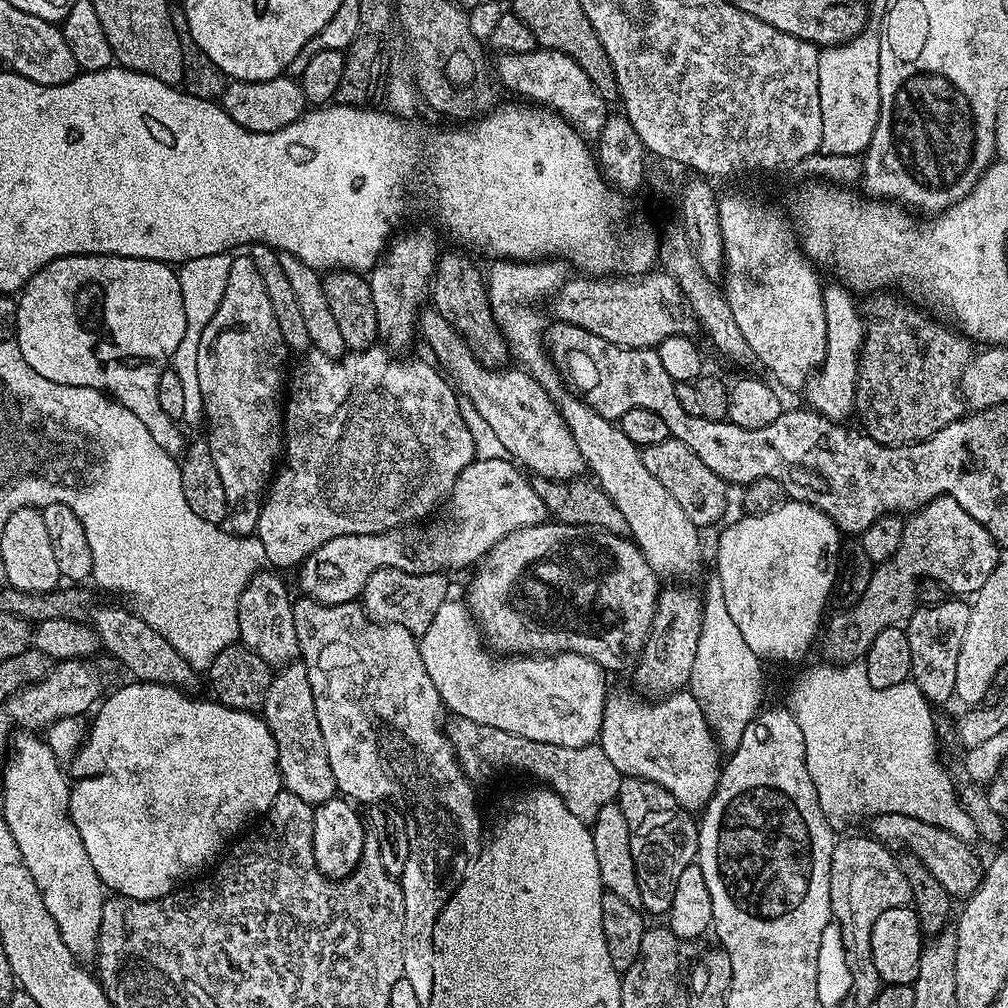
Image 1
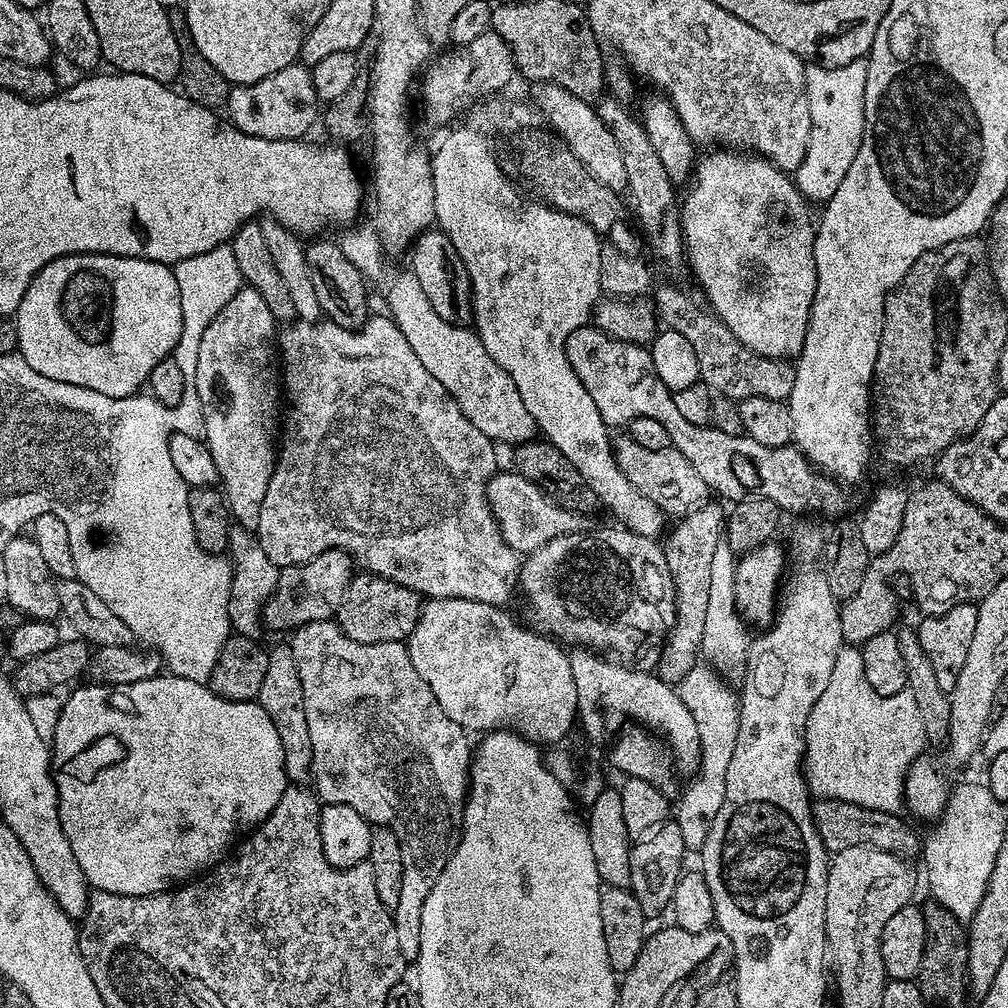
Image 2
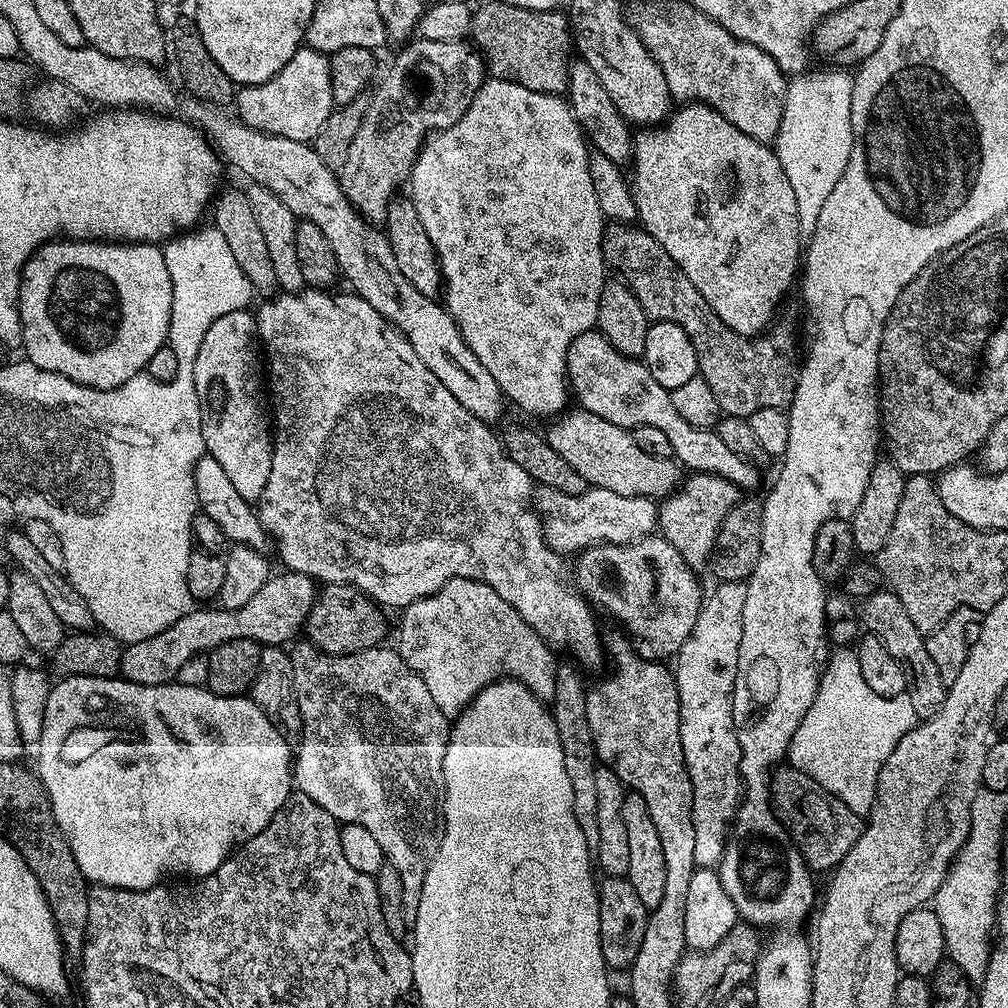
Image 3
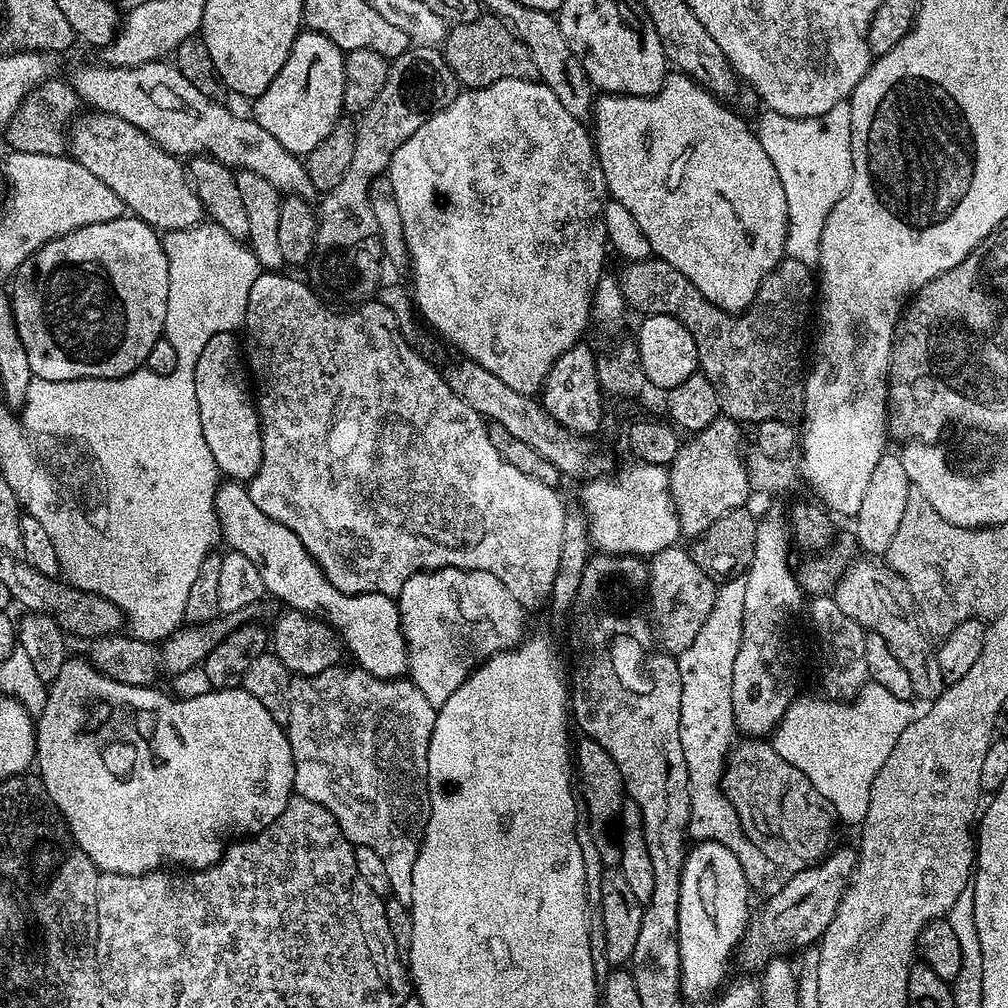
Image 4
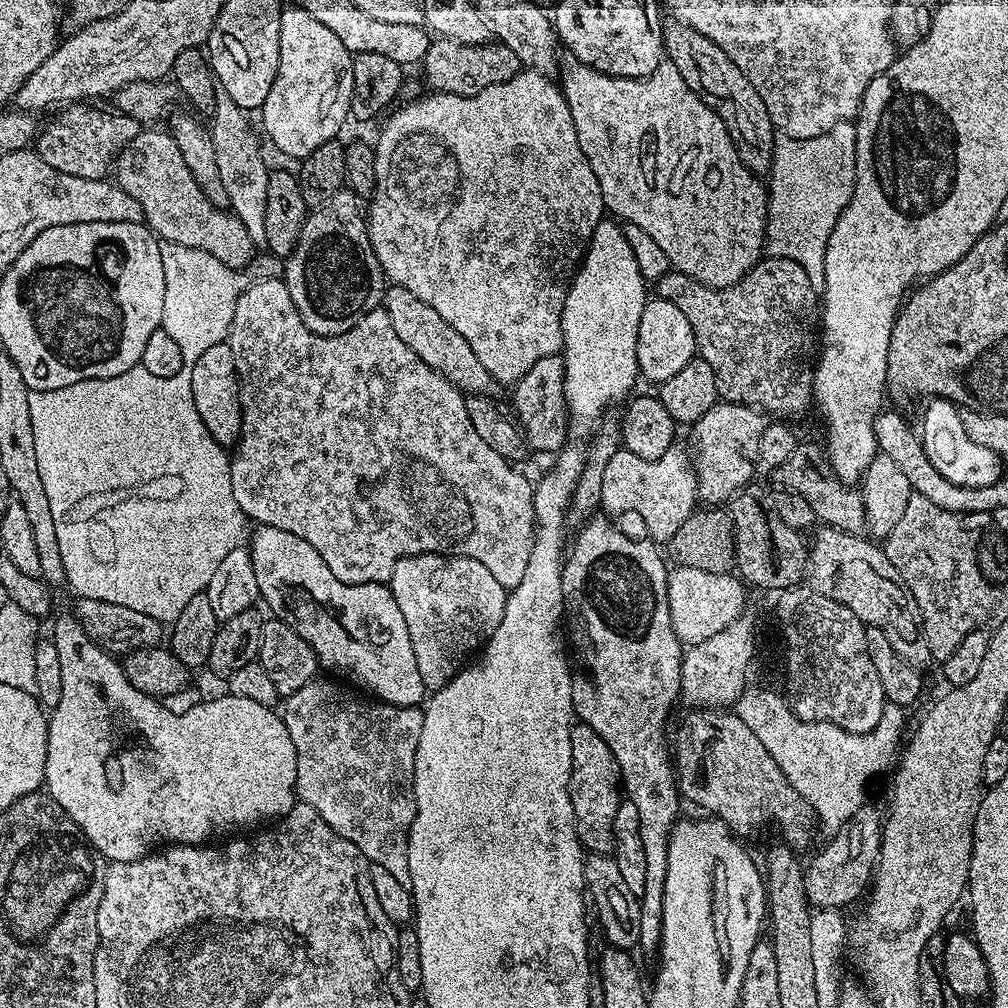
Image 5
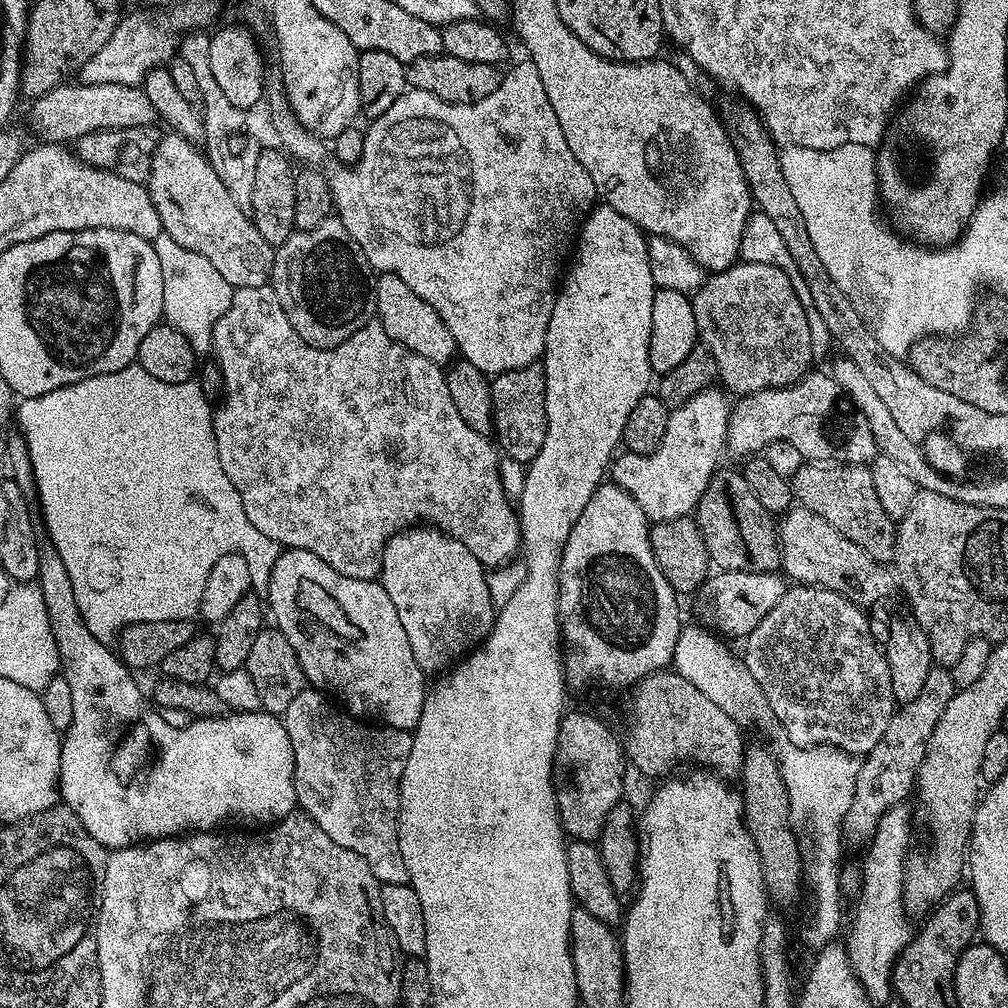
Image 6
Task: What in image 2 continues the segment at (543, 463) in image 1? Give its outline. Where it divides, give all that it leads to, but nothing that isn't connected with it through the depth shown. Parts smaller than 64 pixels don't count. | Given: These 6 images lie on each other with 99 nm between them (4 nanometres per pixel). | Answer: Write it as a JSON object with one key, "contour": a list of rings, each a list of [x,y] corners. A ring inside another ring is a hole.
{"contour":[[[371,223],[349,227],[338,243],[342,254],[358,266],[358,270],[369,281],[380,280],[380,288],[384,291],[384,300],[388,303],[387,315],[402,330],[402,338],[410,342],[410,350],[418,354],[418,362],[446,386],[446,390],[458,402],[462,414],[482,430],[496,444],[518,445],[537,435],[538,429],[530,410],[522,402],[522,394],[518,394],[518,386],[514,386],[514,378],[486,354],[486,346],[482,346],[480,337],[471,327],[460,327],[443,321],[437,311],[430,306],[430,301],[422,292],[418,279],[410,270],[399,272],[396,268],[387,268],[383,264],[386,253],[380,235]]]}

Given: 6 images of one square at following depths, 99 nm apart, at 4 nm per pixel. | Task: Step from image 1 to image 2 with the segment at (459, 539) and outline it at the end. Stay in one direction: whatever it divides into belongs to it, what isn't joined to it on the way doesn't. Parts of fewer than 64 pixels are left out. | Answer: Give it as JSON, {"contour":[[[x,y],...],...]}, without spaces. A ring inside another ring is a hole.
{"contour":[[[515,471],[501,472],[488,481],[488,505],[505,542],[518,553],[527,554],[546,546],[562,534],[581,531],[585,527],[583,515],[566,510],[553,502],[537,484],[522,478]],[[332,548],[329,552],[318,554],[305,564],[295,564],[289,568],[280,569],[278,586],[268,603],[264,605],[263,627],[288,634],[301,628],[303,624],[333,619],[353,575],[354,561],[340,548]]]}

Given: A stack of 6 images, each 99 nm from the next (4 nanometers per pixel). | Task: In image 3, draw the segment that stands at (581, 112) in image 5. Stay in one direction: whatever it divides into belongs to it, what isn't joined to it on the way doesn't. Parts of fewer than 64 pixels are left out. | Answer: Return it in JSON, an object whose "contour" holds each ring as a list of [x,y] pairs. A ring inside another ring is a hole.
{"contour":[[[688,102],[683,106],[677,107],[663,124],[650,128],[640,128],[639,131],[633,135],[632,159],[630,161],[630,169],[631,168],[632,176],[630,172],[630,187],[632,189],[632,197],[634,198],[634,206],[636,207],[636,215],[644,231],[648,232],[664,247],[666,254],[670,254],[670,258],[674,258],[674,262],[682,270],[682,274],[686,274],[686,278],[690,278],[690,282],[694,282],[694,287],[697,288],[698,294],[702,294],[702,298],[706,298],[706,302],[710,302],[710,310],[714,310],[714,314],[718,314],[718,318],[722,318],[722,322],[726,322],[726,326],[730,326],[730,330],[734,330],[743,336],[760,335],[761,332],[765,331],[765,329],[777,319],[776,307],[783,302],[784,295],[792,288],[792,283],[794,283],[795,280],[797,283],[798,273],[802,268],[802,233],[800,231],[800,223],[798,222],[798,201],[794,198],[794,189],[790,186],[790,178],[786,178],[786,170],[782,170],[782,162],[778,162],[775,151],[773,151],[769,145],[758,142],[754,138],[750,138],[750,134],[742,134],[742,130],[738,130],[738,126],[726,122],[726,118],[722,118],[722,114],[715,112],[709,104]]]}

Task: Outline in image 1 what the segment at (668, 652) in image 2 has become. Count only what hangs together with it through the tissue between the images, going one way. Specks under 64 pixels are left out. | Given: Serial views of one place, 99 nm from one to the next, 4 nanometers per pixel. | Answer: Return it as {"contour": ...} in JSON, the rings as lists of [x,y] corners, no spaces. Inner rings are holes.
{"contour":[[[672,582],[661,587],[656,603],[654,622],[646,638],[646,646],[634,665],[636,672],[635,687],[645,697],[663,698],[687,689],[697,653],[699,632],[703,620],[704,602],[699,591],[687,588],[687,583]]]}

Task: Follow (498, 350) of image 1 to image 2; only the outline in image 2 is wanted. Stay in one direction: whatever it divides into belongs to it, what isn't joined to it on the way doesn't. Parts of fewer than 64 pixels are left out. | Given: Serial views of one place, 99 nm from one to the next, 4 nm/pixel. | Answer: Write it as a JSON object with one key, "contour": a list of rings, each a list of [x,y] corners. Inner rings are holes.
{"contour":[[[431,228],[423,232],[413,244],[409,258],[409,267],[413,272],[430,306],[437,311],[443,321],[460,327],[467,327],[472,321],[472,287],[465,264],[454,250],[453,243],[439,229]]]}

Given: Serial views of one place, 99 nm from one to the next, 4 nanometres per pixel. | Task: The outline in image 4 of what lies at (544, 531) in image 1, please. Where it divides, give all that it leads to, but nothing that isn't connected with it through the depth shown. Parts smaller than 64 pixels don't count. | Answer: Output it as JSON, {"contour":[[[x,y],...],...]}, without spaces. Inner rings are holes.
{"contour":[[[673,546],[651,557],[646,596],[652,599],[650,619],[659,647],[669,654],[679,654],[694,642],[698,630],[702,630],[702,622],[706,622],[714,606],[717,587],[717,581],[694,562],[691,551],[684,549],[683,552],[680,546]]]}

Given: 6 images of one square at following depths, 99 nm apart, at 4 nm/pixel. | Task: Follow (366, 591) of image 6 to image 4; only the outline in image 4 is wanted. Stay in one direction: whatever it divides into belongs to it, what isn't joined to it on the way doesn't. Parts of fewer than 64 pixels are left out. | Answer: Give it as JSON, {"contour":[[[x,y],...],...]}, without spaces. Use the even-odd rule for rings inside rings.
{"contour":[[[224,482],[216,489],[216,517],[220,523],[220,534],[223,543],[229,549],[238,554],[246,554],[250,562],[254,562],[254,567],[258,569],[258,574],[262,577],[265,593],[270,597],[274,596],[281,600],[284,606],[291,611],[302,612],[306,616],[315,616],[318,620],[332,627],[340,637],[341,645],[353,656],[355,667],[366,670],[374,674],[380,680],[394,680],[403,677],[408,671],[408,647],[402,634],[400,625],[400,605],[395,599],[381,592],[371,592],[370,594],[354,594],[347,596],[342,590],[338,590],[326,578],[326,574],[318,566],[318,562],[302,546],[302,538],[294,534],[282,522],[274,522],[250,498],[247,487],[240,482]]]}

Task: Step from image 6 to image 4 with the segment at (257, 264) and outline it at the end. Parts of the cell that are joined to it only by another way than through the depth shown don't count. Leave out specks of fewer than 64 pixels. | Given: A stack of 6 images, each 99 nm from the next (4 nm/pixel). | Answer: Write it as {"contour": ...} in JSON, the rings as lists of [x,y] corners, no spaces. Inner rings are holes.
{"contour":[[[88,110],[75,117],[66,140],[71,159],[77,160],[94,178],[106,182],[131,215],[144,220],[161,233],[194,228],[206,213],[192,189],[185,165],[162,146],[158,146],[138,126],[130,126],[109,112]]]}

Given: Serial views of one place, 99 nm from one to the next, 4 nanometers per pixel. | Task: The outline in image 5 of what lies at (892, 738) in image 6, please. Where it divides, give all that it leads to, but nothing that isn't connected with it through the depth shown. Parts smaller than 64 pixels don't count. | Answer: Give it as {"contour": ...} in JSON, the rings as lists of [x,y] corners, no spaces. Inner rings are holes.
{"contour":[[[865,802],[847,822],[831,833],[832,841],[813,858],[807,861],[804,874],[804,890],[813,909],[835,908],[844,910],[860,895],[865,895],[876,871],[876,860],[880,857],[882,835],[882,812]]]}

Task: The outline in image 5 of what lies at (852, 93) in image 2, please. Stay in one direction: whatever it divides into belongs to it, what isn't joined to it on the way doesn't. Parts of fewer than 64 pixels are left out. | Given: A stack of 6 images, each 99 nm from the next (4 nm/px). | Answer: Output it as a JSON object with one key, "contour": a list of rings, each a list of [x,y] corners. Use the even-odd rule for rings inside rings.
{"contour":[[[841,120],[826,134],[818,138],[805,140],[777,139],[776,149],[772,155],[770,173],[770,196],[773,201],[780,200],[784,204],[796,200],[796,215],[792,218],[792,240],[796,244],[809,244],[816,250],[823,250],[828,245],[836,220],[840,212],[852,198],[852,187],[856,185],[856,125],[850,120]]]}

